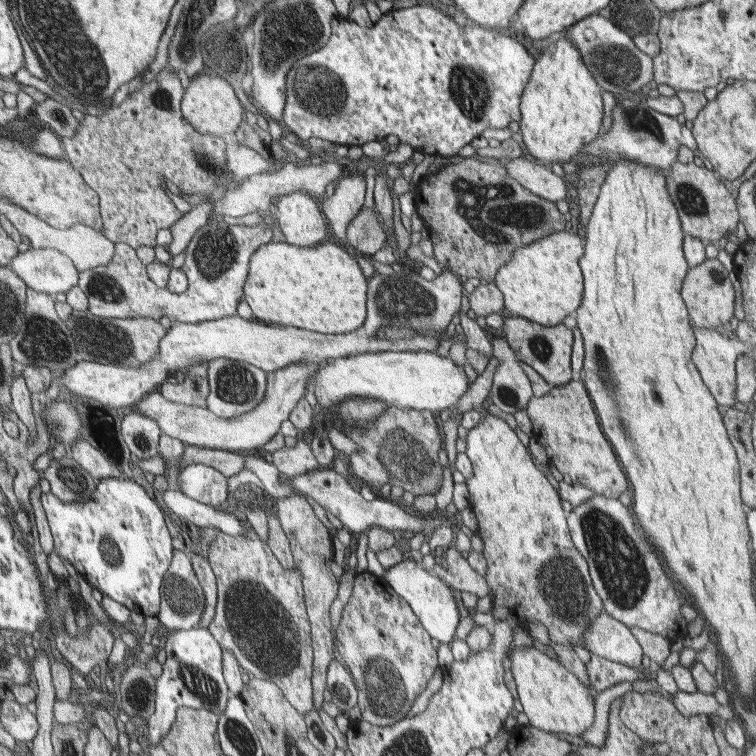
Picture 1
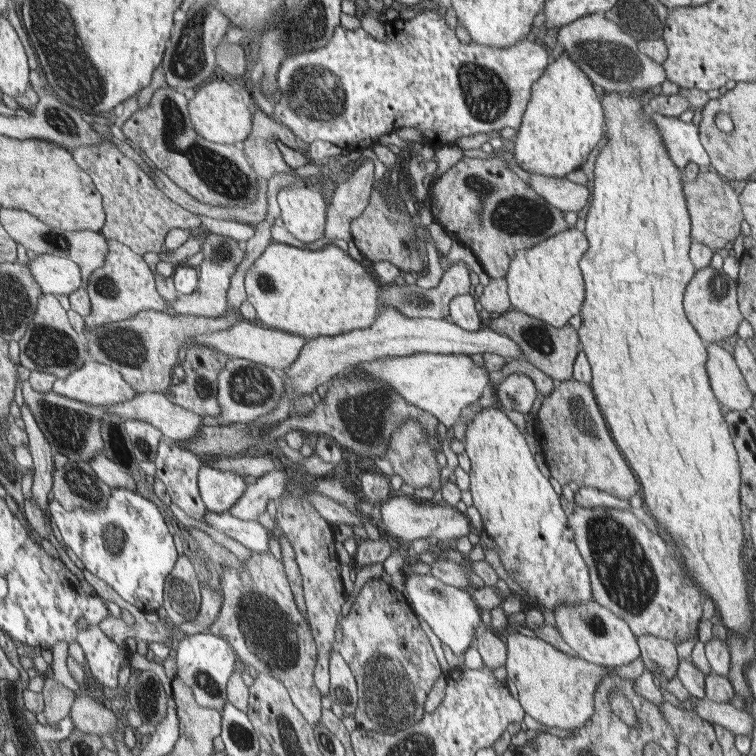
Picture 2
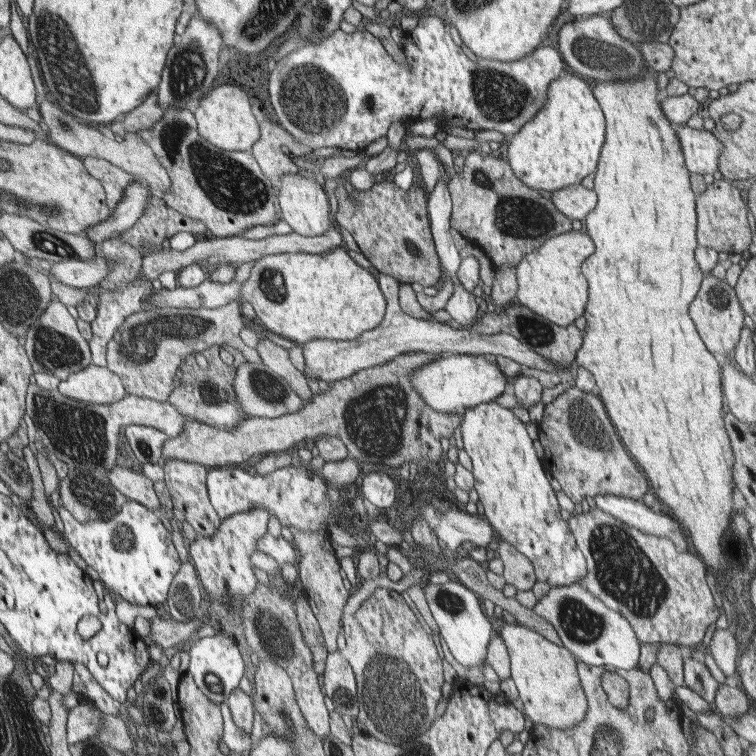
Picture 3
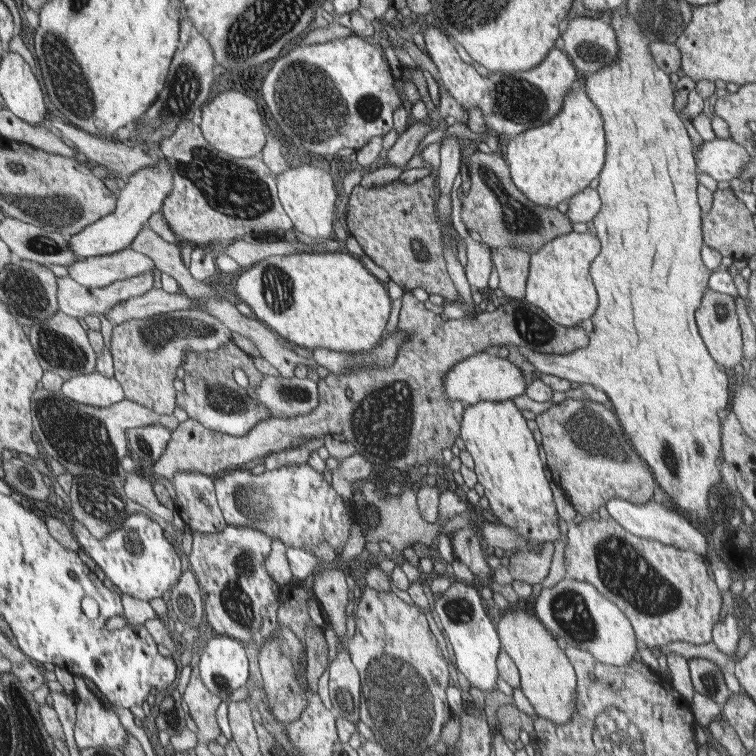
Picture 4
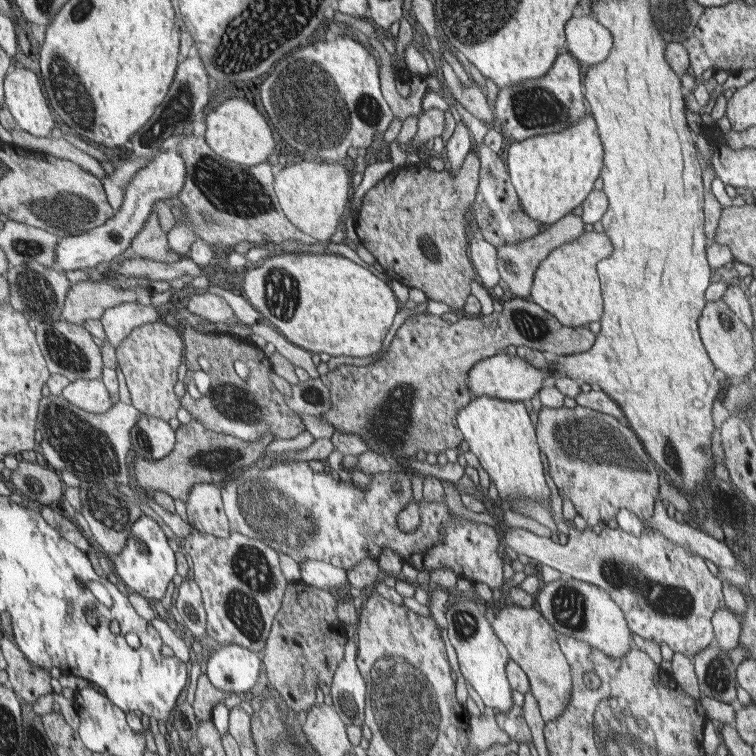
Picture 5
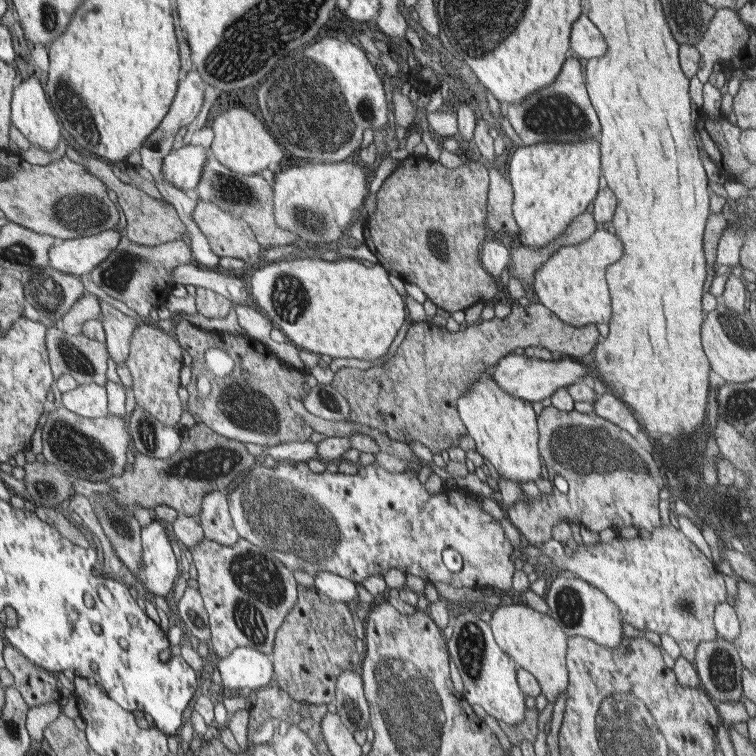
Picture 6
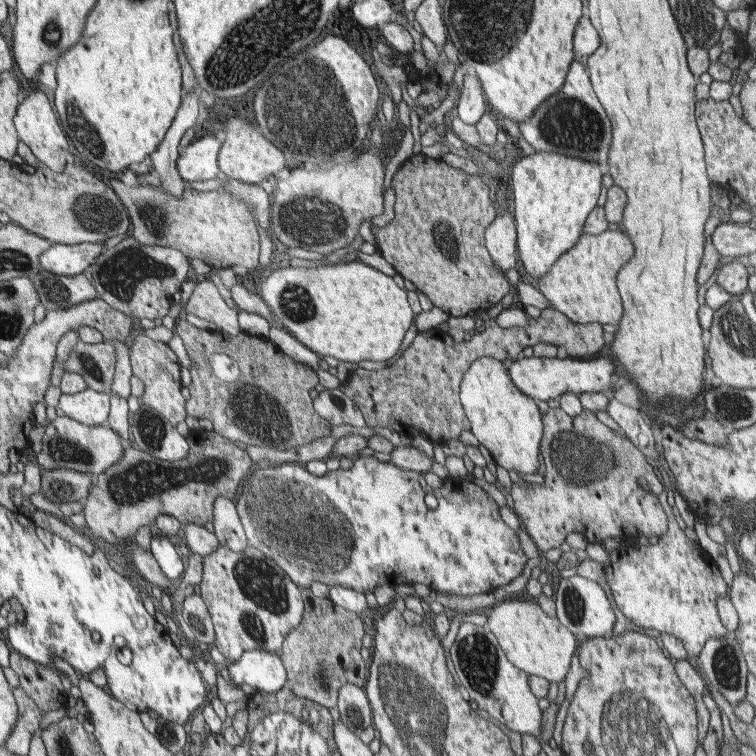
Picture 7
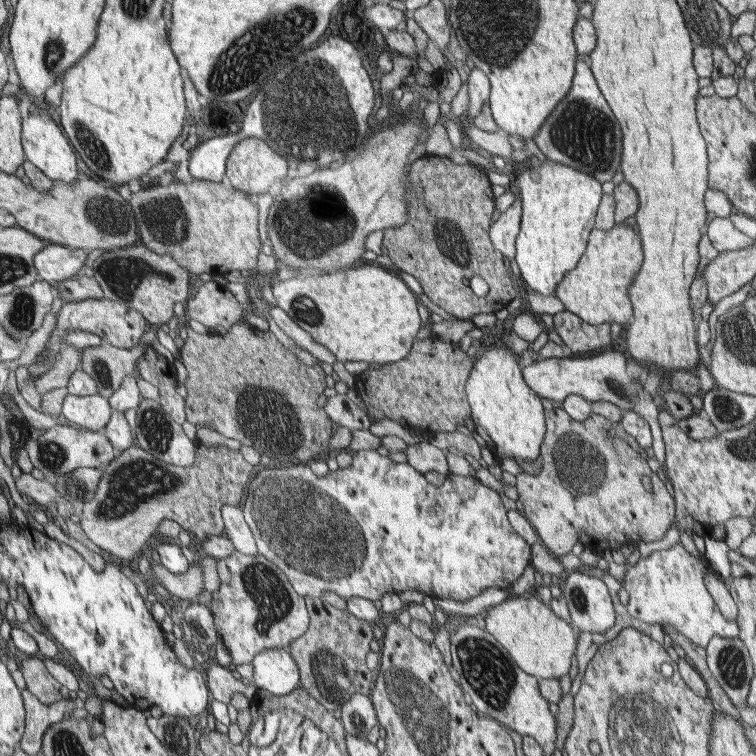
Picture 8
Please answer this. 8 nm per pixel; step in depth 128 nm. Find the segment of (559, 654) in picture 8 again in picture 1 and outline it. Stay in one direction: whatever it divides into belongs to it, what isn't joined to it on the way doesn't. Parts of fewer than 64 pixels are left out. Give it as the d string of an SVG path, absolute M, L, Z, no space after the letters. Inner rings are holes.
M539 645L515 647L510 659L510 670L518 689L518 698L531 726L545 732L578 737L592 726L595 700L578 680L578 676L568 672L551 651ZM591 655L590 661L586 664L590 686L599 694L612 685L624 682L633 682L638 679L637 670L624 664L606 660L598 655Z

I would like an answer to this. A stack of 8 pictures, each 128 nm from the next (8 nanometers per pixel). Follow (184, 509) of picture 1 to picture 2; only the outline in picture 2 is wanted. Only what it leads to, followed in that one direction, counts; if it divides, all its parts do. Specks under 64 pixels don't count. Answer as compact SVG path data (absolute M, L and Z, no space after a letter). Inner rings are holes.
M230 511L204 513L204 522L223 532L234 540L241 542L250 551L270 551L269 533L258 521L242 520L234 517Z

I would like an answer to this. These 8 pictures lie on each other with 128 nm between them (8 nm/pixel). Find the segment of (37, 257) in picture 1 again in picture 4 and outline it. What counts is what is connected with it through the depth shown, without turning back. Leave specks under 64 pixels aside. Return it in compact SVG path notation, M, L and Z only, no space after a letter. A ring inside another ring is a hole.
M130 247L110 255L105 254L104 256L86 258L83 262L77 261L68 266L68 277L72 278L77 284L86 287L104 287L112 284L112 282L139 276L146 272L156 273L156 264Z

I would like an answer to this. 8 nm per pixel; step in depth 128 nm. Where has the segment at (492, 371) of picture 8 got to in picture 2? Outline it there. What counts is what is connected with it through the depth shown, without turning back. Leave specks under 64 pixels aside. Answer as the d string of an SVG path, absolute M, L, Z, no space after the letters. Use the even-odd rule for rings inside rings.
M498 405L485 407L467 423L465 438L465 453L471 462L469 491L474 499L473 505L481 514L482 532L486 532L496 542L496 552L504 570L522 590L526 590L523 598L532 600L531 604L538 610L548 608L553 613L556 606L564 602L578 604L594 600L589 565L585 563L581 552L576 550L572 530L568 528L566 514L560 506L560 498L550 486L548 478L540 474L534 456L518 428L510 422L510 418L506 418L506 414L502 414L502 408Z

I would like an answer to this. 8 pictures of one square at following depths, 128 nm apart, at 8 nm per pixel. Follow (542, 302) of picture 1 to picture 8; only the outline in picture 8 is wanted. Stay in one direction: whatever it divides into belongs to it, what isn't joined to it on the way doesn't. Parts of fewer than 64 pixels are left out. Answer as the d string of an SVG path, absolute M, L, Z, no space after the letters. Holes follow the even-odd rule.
M618 223L609 230L594 229L584 256L557 284L555 297L566 311L573 312L588 324L617 322L622 325L634 316L629 287L643 264L644 249L635 228Z

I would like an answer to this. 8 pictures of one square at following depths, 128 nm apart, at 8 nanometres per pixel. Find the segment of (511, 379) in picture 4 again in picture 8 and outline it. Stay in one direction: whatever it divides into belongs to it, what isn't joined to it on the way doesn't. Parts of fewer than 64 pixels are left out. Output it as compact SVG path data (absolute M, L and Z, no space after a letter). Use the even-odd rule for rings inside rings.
M608 350L605 354L586 358L586 360L574 360L572 358L550 358L535 361L530 366L522 368L526 384L530 386L542 398L564 402L568 395L578 395L587 401L596 402L604 400L616 404L623 411L634 410L644 417L651 428L653 435L653 451L655 458L664 471L665 466L665 442L663 441L662 428L658 416L660 405L654 402L652 394L646 392L644 386L626 372L626 358L624 354Z

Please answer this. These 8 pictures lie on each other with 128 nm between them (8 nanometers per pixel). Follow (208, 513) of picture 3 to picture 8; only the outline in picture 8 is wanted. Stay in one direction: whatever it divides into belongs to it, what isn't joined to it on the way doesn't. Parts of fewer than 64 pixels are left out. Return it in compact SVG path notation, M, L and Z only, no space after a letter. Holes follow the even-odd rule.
M236 505L222 506L221 516L224 520L225 536L234 544L236 551L245 555L258 554L259 547L245 519L244 510Z

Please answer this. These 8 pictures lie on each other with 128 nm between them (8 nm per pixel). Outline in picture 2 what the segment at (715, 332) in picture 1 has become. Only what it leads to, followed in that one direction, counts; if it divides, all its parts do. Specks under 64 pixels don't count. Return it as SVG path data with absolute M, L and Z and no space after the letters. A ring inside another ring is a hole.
M720 343L706 345L707 360L705 363L712 392L725 410L746 411L753 406L754 394L748 390L740 368L732 352Z

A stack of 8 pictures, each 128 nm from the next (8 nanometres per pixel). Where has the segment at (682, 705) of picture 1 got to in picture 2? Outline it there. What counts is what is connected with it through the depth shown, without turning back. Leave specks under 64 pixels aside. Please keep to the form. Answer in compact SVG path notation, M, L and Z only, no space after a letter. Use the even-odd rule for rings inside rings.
M689 698L688 708L703 720L710 722L713 726L718 724L729 732L746 734L753 732L755 721L745 710L729 707L705 698Z

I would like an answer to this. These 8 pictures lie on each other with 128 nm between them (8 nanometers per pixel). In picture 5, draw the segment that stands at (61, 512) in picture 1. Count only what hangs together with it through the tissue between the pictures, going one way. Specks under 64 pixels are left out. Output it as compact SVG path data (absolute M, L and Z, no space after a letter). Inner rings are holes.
M143 514L132 525L132 531L128 535L126 547L122 547L120 553L106 553L106 556L114 566L114 572L124 582L130 592L139 594L144 598L160 600L166 594L166 586L172 582L176 574L176 558L172 548L168 546L166 534L158 526L158 522Z

